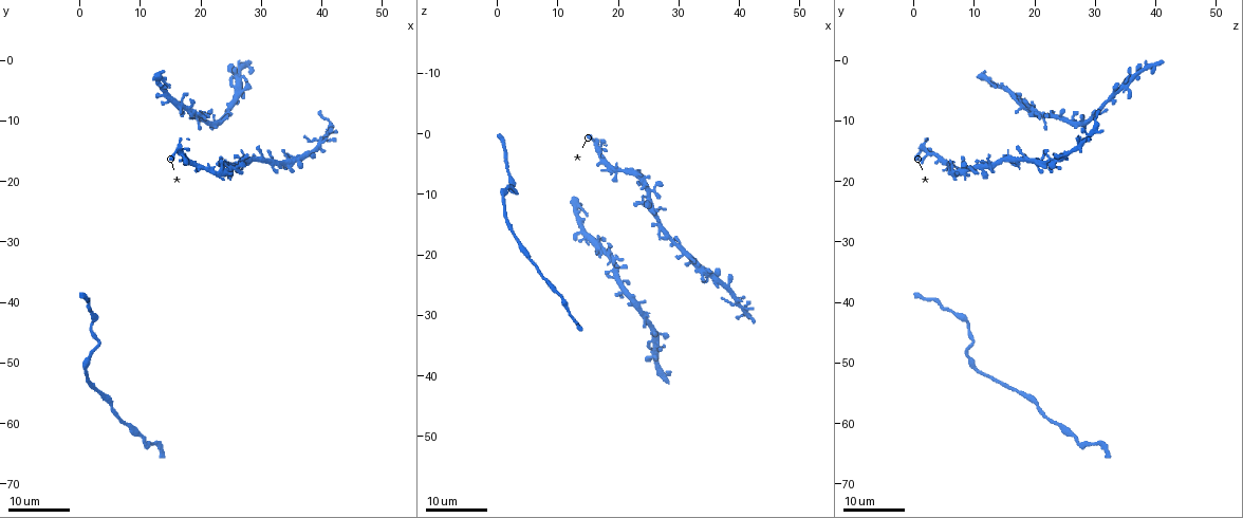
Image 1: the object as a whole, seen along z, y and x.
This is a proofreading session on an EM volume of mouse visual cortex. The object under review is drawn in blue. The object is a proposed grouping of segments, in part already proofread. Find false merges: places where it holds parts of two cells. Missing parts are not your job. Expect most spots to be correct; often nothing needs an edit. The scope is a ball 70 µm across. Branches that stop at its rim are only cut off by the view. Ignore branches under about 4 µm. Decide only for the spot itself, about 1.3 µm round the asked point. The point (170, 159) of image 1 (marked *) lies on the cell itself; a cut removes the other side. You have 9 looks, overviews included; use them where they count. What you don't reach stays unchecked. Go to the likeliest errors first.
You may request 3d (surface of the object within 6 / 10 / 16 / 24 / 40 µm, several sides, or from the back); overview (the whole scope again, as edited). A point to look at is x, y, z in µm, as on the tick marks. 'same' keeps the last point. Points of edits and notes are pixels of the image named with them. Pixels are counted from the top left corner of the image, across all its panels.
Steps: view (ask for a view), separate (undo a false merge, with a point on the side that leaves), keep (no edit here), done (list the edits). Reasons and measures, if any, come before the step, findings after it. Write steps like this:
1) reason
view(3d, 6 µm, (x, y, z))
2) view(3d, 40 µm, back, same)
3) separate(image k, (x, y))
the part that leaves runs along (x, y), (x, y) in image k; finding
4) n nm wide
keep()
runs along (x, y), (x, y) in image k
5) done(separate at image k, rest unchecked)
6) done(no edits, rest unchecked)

four or more arms meet
view(3d, 24 µm, (27.0, 16.0, 15.5))

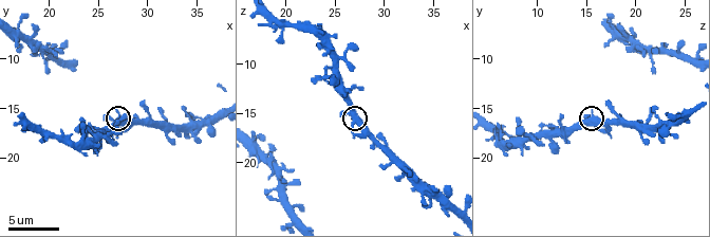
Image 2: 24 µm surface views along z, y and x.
view(3d, 6 µm, (26.4, 16.0, 15.2))

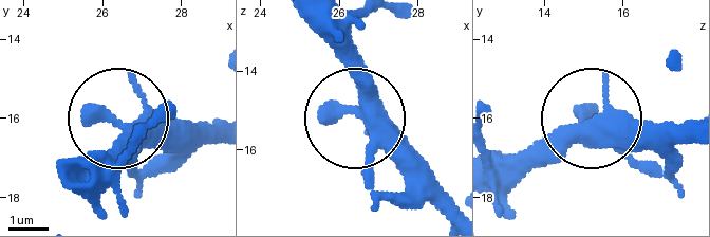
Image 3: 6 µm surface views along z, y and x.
410 nm wide
keep()
continuous, no second cell

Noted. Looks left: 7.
sharp bend
view(3d, 16 µm, (3.0, 46.5, 10.0))

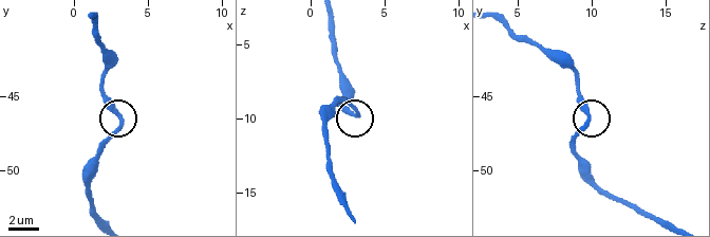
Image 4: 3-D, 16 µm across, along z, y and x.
view(3d, 10 µm, (3.2, 46.6, 9.8))

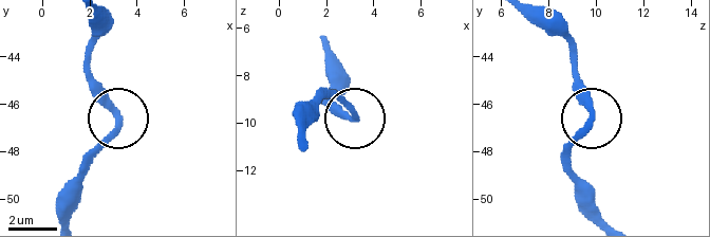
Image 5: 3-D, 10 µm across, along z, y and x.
keep()
continuous, no second cell

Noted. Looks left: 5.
calibre changes
view(3d, 10 µm, (34.2, 16.8, 22.4))

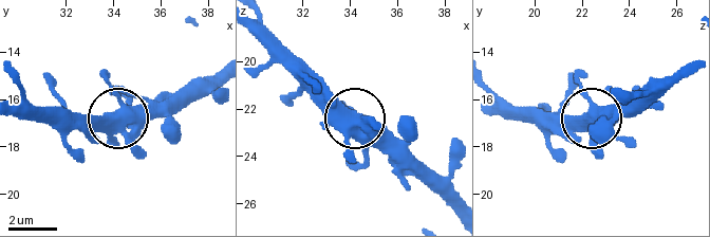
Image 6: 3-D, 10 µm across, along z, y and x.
keep()
continuous, no second cell

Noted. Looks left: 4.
thin neck
view(3d, 16 µm, (5.0, 57.5, 21.0))

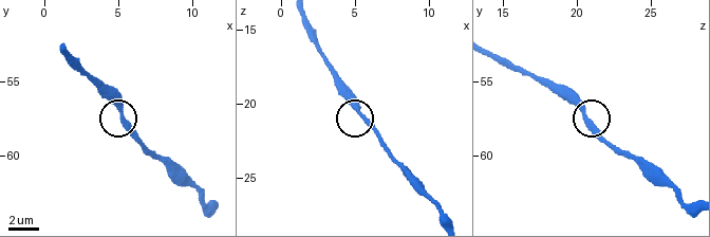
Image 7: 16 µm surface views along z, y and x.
view(3d, 6 µm, (5.4, 57.2, 20.6))

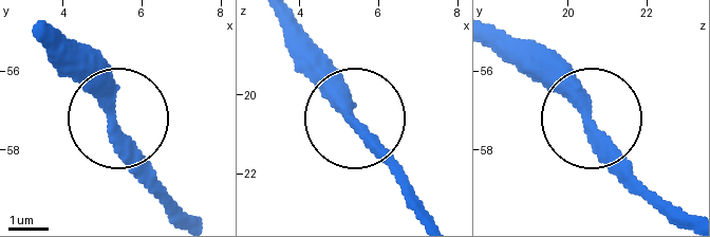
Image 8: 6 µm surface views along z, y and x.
keep()
runs along (490, 25), (649, 192) in image 8; one cell here

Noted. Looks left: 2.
done(no edits, rest unchecked)

